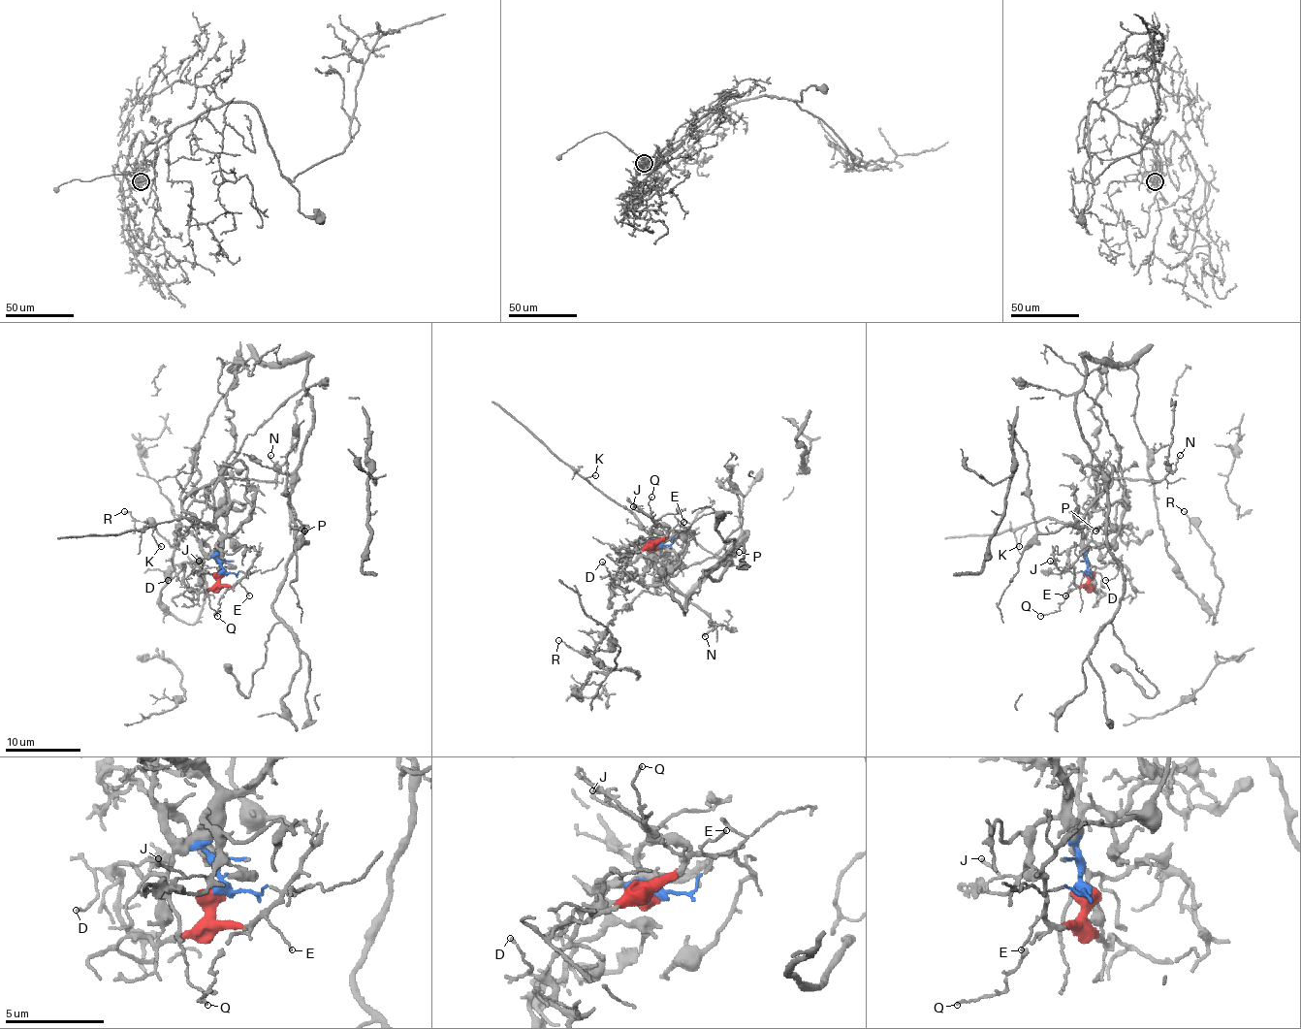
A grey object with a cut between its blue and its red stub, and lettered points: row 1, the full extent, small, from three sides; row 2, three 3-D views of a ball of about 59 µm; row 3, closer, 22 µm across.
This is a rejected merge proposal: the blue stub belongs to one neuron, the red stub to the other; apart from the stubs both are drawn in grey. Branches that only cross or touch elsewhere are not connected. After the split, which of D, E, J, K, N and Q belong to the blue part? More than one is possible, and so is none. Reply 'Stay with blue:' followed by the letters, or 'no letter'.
Stay with blue: D, J, K, N

